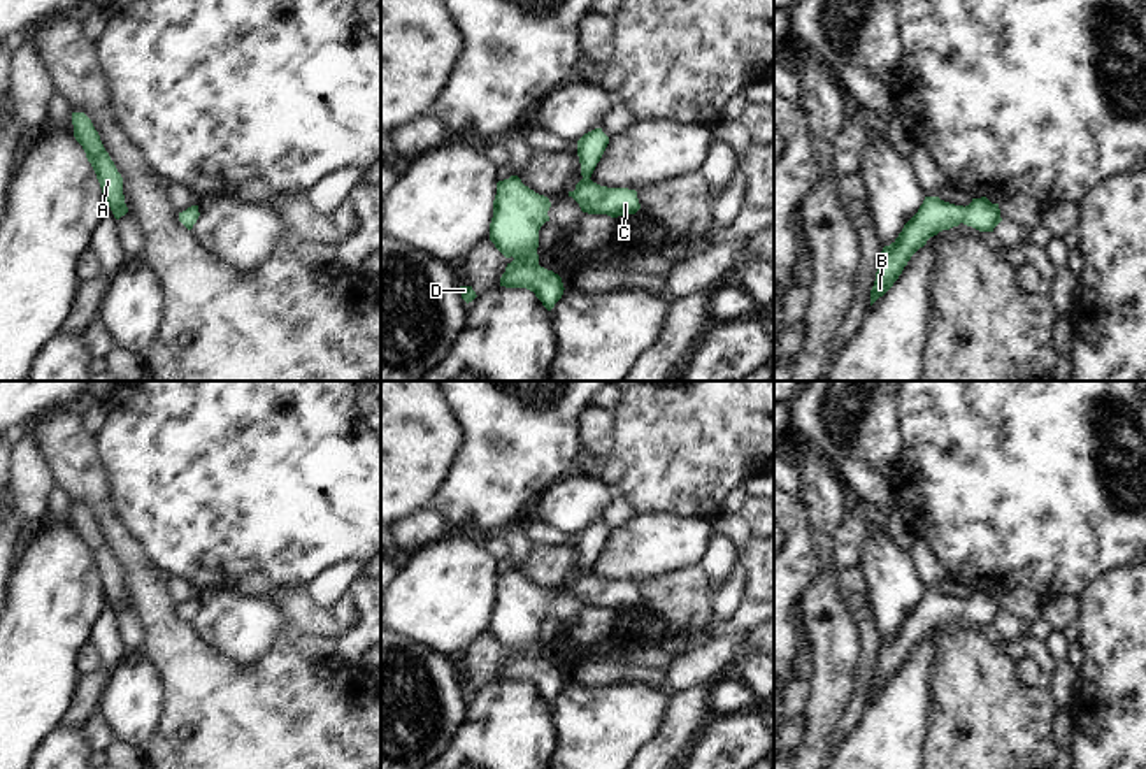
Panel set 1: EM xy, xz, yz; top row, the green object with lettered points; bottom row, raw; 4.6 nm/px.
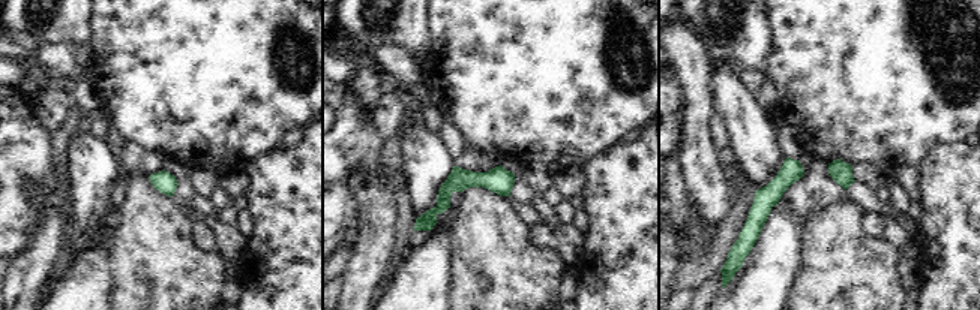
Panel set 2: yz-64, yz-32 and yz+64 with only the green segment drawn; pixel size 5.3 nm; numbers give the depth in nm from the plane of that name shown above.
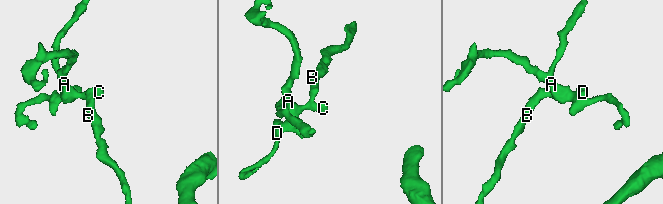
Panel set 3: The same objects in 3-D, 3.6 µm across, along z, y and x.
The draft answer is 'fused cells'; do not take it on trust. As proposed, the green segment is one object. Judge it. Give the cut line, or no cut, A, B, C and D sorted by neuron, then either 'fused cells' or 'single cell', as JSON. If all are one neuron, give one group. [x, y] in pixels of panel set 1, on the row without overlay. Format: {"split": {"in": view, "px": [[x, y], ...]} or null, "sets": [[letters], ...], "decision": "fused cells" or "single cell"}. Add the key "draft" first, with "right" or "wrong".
{"draft": "wrong", "split": null, "sets": [["A", "B", "C", "D"]], "decision": "single cell"}

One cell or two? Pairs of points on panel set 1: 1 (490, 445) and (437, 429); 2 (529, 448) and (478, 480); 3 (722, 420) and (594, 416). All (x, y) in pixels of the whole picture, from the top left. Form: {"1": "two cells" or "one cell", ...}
{"1": "two cells", "2": "one cell", "3": "two cells"}

